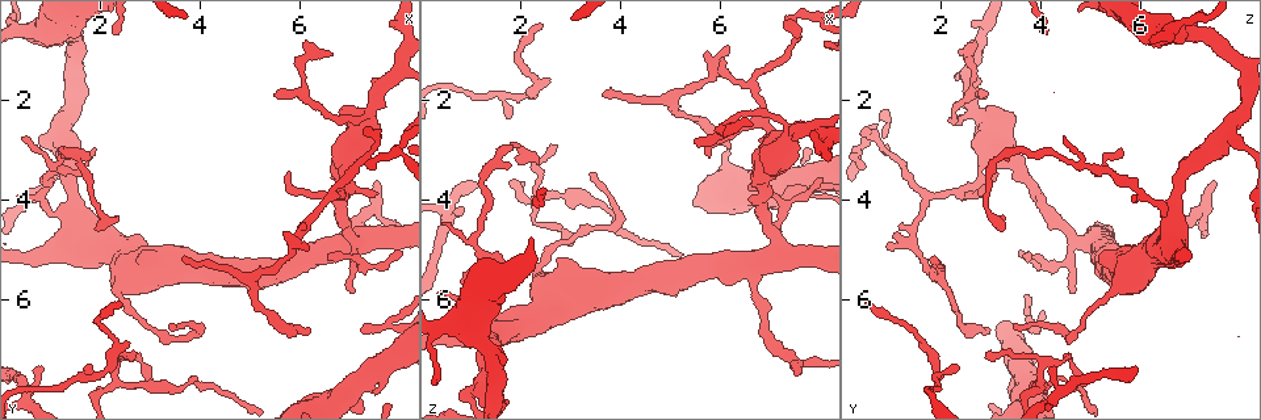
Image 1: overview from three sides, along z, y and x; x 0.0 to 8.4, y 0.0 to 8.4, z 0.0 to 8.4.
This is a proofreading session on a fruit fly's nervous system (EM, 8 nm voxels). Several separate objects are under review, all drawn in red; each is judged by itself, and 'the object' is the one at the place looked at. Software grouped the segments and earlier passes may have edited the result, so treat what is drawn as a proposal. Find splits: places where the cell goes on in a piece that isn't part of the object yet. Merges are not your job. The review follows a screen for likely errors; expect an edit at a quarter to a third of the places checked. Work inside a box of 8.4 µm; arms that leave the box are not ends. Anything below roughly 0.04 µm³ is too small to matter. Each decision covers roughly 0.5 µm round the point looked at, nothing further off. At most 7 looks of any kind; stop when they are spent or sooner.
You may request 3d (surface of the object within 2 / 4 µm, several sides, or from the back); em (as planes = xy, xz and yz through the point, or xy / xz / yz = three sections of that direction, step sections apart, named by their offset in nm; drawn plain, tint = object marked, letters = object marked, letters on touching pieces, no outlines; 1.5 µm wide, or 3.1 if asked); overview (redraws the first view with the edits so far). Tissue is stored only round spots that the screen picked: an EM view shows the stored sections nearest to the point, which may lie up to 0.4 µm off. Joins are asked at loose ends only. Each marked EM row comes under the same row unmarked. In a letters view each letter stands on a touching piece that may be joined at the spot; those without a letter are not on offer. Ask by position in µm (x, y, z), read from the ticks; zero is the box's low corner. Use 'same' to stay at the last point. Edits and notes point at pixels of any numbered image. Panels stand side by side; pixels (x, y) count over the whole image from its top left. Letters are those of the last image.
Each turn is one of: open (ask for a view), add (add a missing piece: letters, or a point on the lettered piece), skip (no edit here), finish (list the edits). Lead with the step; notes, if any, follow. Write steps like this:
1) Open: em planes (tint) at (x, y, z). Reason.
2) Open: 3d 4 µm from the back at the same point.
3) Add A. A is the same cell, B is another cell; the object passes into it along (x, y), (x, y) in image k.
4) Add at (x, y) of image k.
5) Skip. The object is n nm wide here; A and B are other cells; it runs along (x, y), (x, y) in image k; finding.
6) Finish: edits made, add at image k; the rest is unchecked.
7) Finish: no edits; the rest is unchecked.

Open: em planes (letters) at (2.70, 7.10, 2.95). Branch stops here.

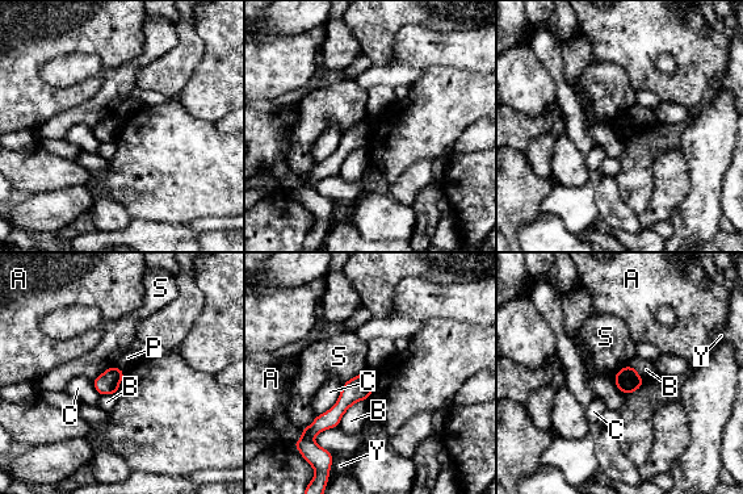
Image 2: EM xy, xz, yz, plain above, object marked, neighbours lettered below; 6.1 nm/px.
Skip. A, B, C, P, S and Y are other cells; a border runs along (114, 365), (124, 371) in image 2; none of them fits.

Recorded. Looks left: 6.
Open: em planes (letters) at (5.80, 3.50, 3.05). Tapers out.

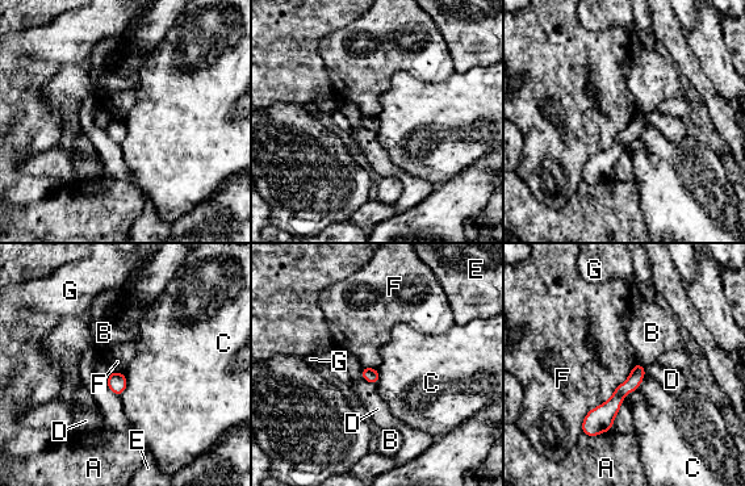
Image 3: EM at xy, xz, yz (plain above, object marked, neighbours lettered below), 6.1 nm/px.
Skip. The longest contact is with F, 550 nm; A, B, C, D, E, F and G are other cells; a border runs along (644, 377), (622, 402) in image 3; no lettered piece goes on from it.

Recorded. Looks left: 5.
Open: em planes (tint) at (7.50, 3.95, 2.85). Tapers out.

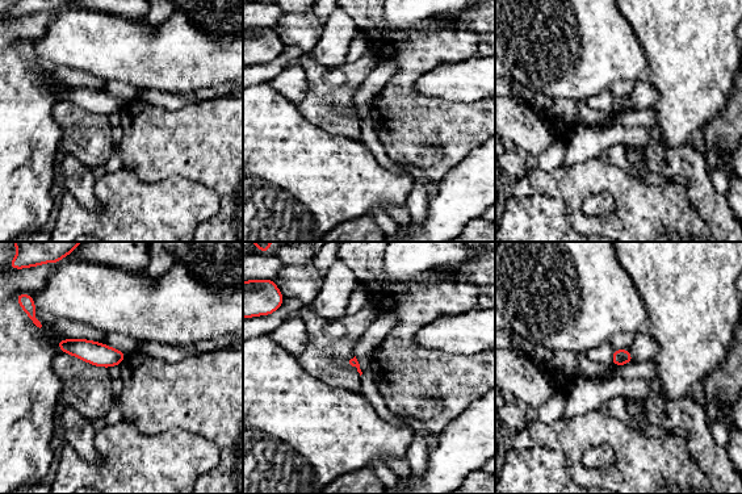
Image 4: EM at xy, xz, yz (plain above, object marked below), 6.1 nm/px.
Open: em planes (letters) at the same point. See the neighbours.

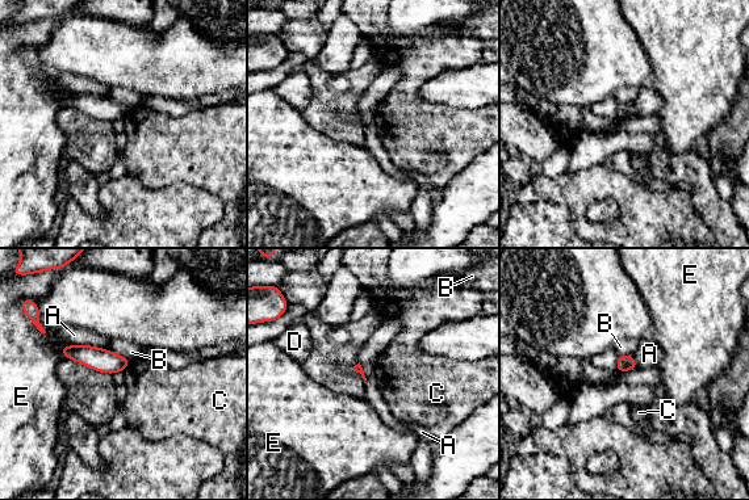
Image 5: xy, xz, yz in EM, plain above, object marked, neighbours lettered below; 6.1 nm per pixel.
Skip. The longest contact is with A, 220 nm; A, B, C, D and E are other cells; no lettered piece goes on from it.

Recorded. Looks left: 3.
Finish: no edits; the rest is unchecked.

